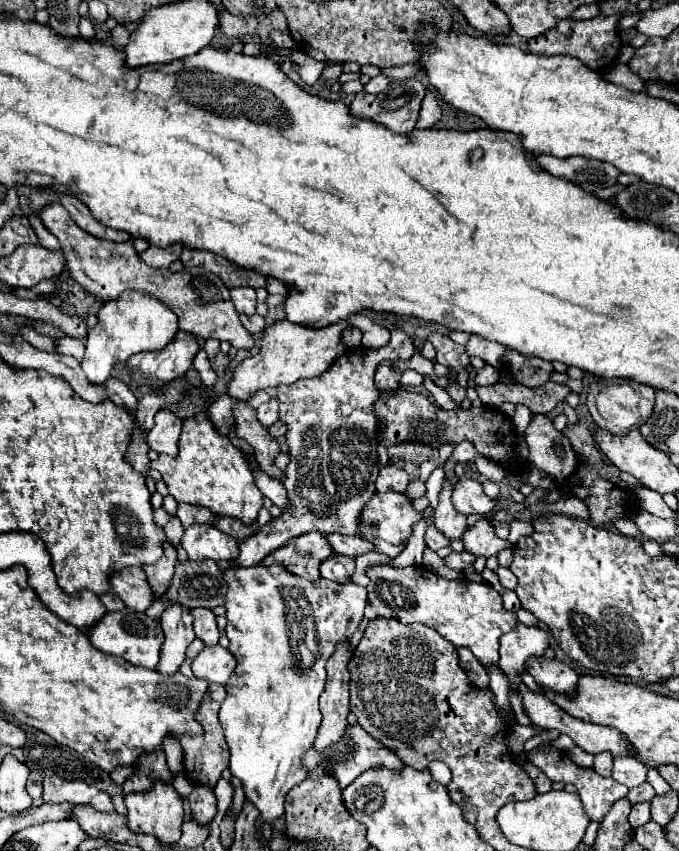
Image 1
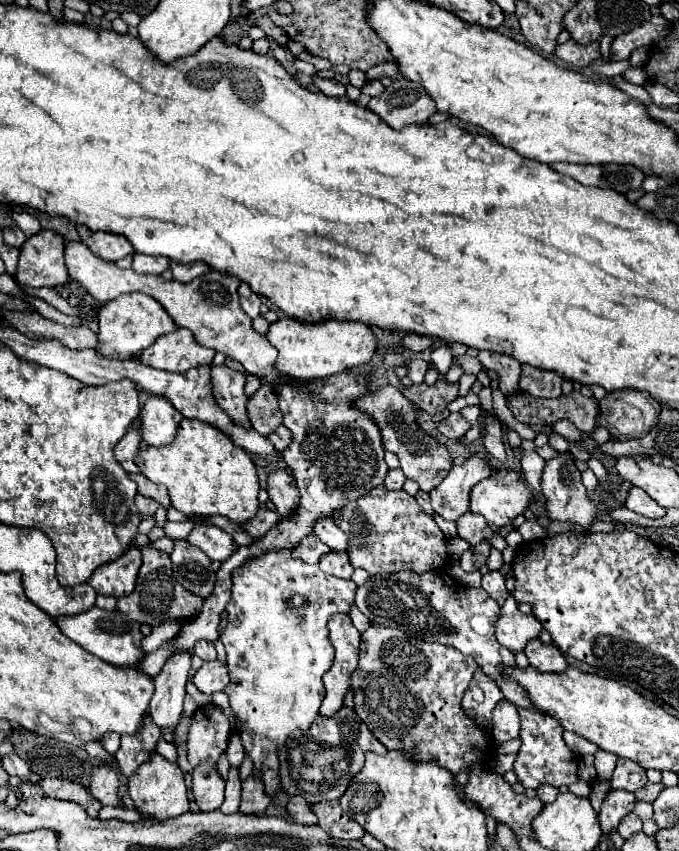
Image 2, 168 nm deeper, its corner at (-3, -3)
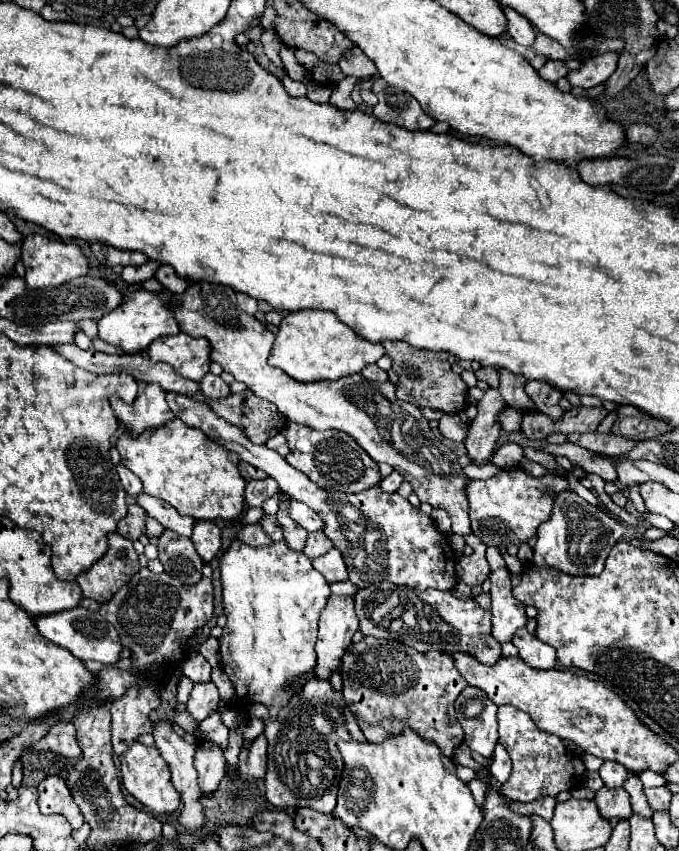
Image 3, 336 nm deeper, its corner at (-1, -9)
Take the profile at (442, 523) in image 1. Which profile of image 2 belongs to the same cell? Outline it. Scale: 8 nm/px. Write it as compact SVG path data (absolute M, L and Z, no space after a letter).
M473 454L463 466L453 466L447 478L429 494L435 512L457 522L469 510L469 492L471 488L489 476L487 454Z

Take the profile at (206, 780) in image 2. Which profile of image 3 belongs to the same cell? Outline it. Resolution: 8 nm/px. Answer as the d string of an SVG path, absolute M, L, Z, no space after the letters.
M201 742L195 752L195 768L199 772L199 786L203 794L217 790L219 780L225 776L223 750L213 742Z

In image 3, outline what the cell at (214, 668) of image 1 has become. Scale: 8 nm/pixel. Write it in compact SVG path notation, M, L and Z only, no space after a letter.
M213 682L193 686L191 698L187 702L187 712L193 716L195 722L203 722L211 712L219 706L219 692Z

